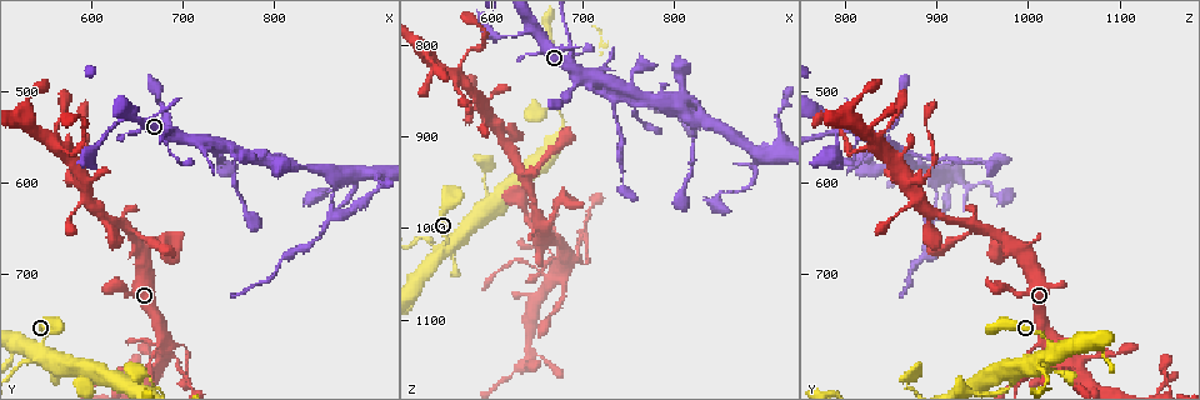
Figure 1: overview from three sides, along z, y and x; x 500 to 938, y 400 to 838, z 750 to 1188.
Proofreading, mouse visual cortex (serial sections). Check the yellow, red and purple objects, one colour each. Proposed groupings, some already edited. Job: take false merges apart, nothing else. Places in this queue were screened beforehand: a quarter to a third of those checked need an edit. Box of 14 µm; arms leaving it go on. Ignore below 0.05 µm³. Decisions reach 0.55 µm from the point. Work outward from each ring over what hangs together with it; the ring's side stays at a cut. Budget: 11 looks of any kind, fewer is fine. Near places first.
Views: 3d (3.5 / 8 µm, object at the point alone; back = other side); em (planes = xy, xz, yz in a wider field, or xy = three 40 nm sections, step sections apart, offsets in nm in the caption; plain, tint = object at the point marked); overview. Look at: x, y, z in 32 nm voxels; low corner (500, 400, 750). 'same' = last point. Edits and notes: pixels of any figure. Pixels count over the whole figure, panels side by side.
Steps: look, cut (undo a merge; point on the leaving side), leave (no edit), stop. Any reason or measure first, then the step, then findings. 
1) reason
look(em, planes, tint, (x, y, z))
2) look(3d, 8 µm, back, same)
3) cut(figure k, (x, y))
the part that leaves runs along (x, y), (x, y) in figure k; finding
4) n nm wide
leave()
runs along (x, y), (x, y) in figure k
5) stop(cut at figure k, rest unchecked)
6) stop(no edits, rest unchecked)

thin arm on a thick one
look(3d, 8 µm, back, (685, 780, 1035))

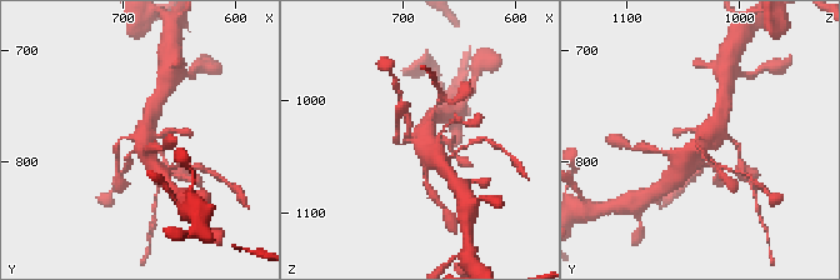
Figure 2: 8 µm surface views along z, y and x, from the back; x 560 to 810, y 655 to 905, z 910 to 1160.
need the tissue
look(em, xy, step 3, tint, (682, 780, 1034))

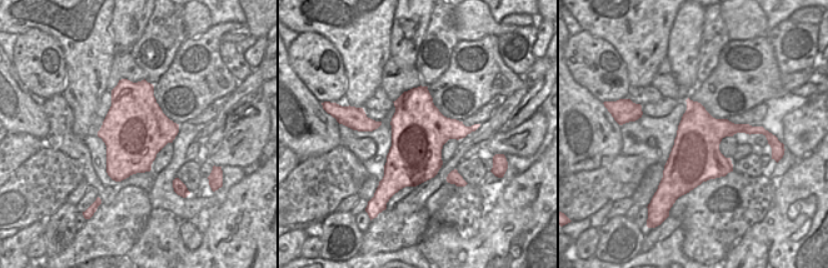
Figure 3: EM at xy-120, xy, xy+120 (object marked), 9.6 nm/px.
leave()
runs along (723, 105), (723, 115), (684, 164) in figure 2; all the same cell

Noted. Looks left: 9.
thin arm on a thick one
look(3d, 3.5 µm, back, (820, 580, 880))

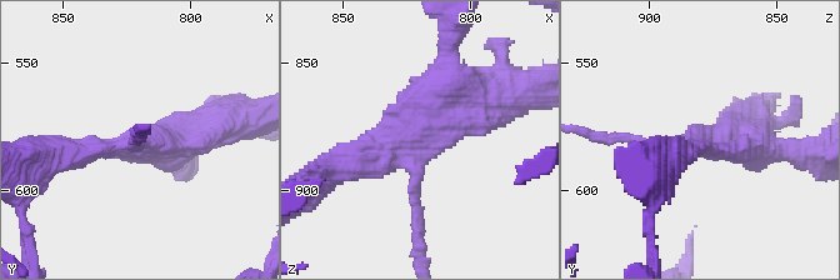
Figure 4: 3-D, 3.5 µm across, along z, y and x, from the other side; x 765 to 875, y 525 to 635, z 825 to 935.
look(em, xy, step 1, tint, (824, 580, 882))

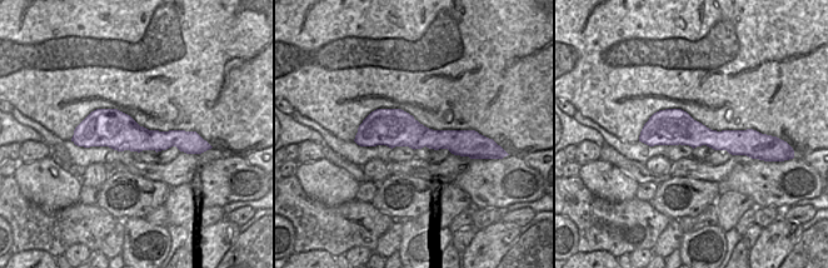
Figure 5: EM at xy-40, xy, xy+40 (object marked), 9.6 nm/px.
leave()
runs along (468, 133), (463, 138), (360, 138) in figure 5; all the same cell

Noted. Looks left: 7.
a narrow waist
look(3d, 3.5 µm, (575, 570, 805))

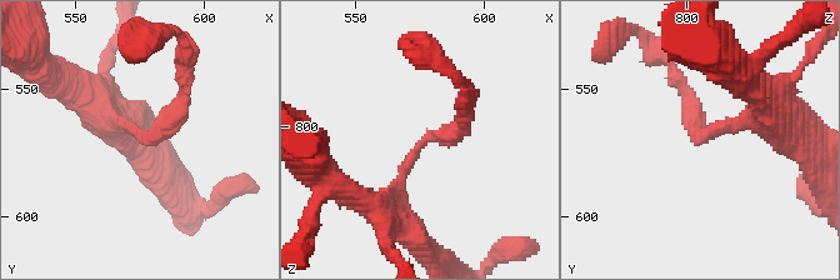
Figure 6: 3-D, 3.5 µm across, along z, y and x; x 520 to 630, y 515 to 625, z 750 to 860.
arms of 200, 250 nm; now the EM
look(em, xy, step 1, tint, (575, 568, 807))

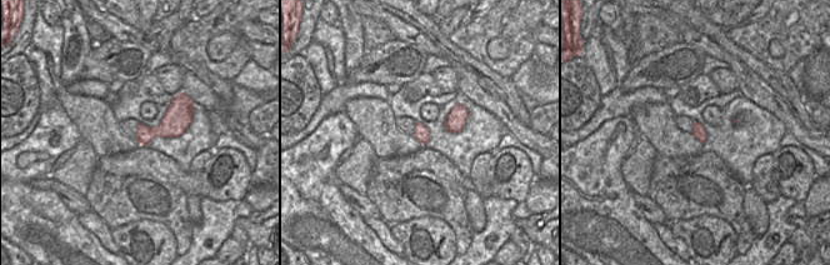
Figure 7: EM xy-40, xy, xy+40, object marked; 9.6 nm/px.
leave()
runs along (390, 215), (414, 150), (464, 121) in figure 6; all the same cell

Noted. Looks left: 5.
sudden change in width
look(3d, 3.5 µm, back, (855, 610, 960))

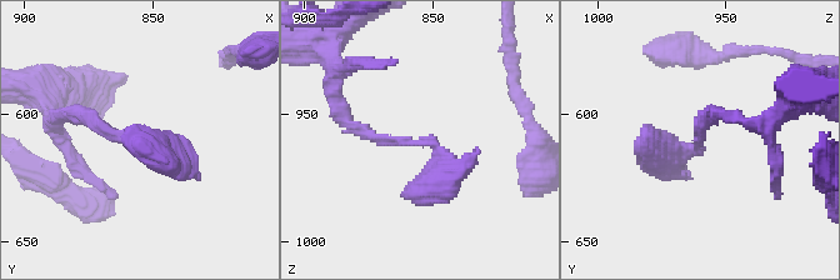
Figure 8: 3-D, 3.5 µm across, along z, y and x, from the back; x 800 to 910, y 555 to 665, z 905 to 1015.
look(em, xy, step 3, tint, (855, 613, 960))

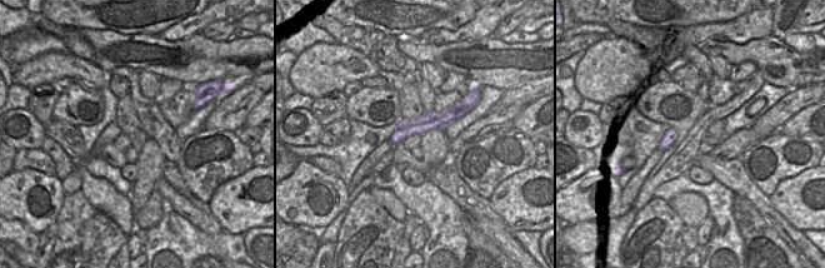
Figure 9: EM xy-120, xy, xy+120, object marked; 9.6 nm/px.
190 nm wide
leave()
runs along (461, 108), (408, 128), (394, 142) in figure 9; continuous, no second cell

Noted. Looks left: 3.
stop(no edits, rest unchecked)

